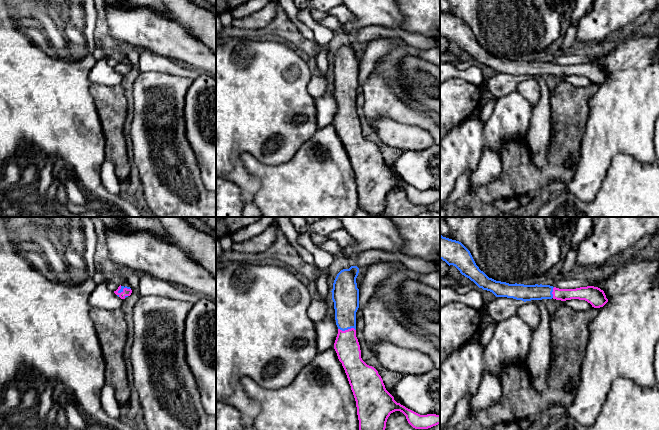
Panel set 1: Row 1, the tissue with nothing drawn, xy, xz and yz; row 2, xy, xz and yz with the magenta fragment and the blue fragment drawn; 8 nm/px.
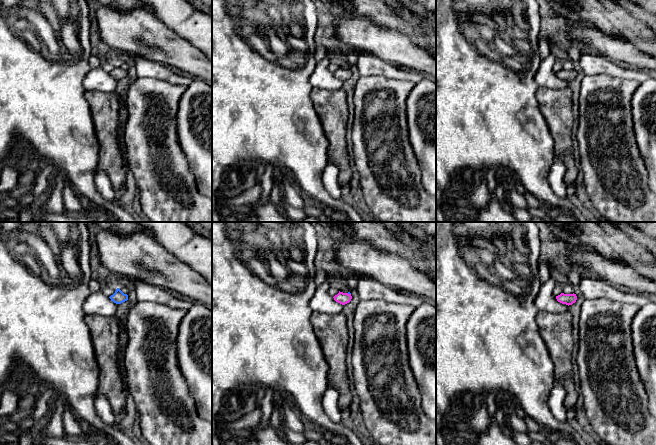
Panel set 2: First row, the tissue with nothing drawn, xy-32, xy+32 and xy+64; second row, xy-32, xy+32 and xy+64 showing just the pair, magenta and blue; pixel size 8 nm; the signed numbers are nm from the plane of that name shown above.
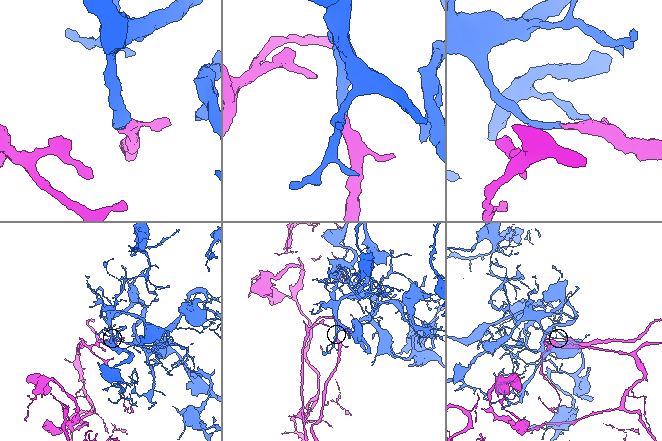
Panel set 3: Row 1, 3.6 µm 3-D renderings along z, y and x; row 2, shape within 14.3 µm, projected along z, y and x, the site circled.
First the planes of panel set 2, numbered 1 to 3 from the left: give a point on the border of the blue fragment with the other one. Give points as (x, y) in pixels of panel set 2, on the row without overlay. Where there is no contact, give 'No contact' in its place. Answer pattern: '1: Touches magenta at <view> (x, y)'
1: No contact
2: Touches magenta at xy+32 (349, 70)
3: No contact

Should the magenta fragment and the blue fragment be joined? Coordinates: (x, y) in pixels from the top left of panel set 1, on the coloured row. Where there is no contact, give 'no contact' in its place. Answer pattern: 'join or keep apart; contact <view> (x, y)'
join; contact xz (347, 330)

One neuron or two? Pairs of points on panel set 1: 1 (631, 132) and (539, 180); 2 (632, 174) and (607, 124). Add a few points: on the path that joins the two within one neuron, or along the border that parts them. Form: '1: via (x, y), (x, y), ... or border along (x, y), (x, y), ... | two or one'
1: border along (583, 136), (580, 158), (574, 178), (570, 181) | two
2: border along (644, 163), (629, 155), (616, 154), (607, 172) | two

